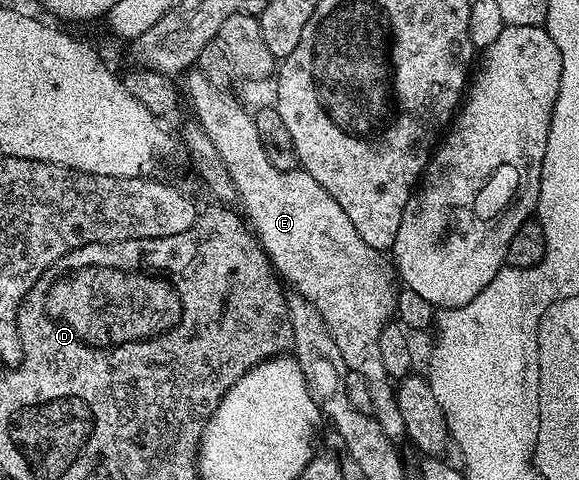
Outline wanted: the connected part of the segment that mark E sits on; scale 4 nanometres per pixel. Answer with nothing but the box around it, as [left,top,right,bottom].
[182,67,406,442]

